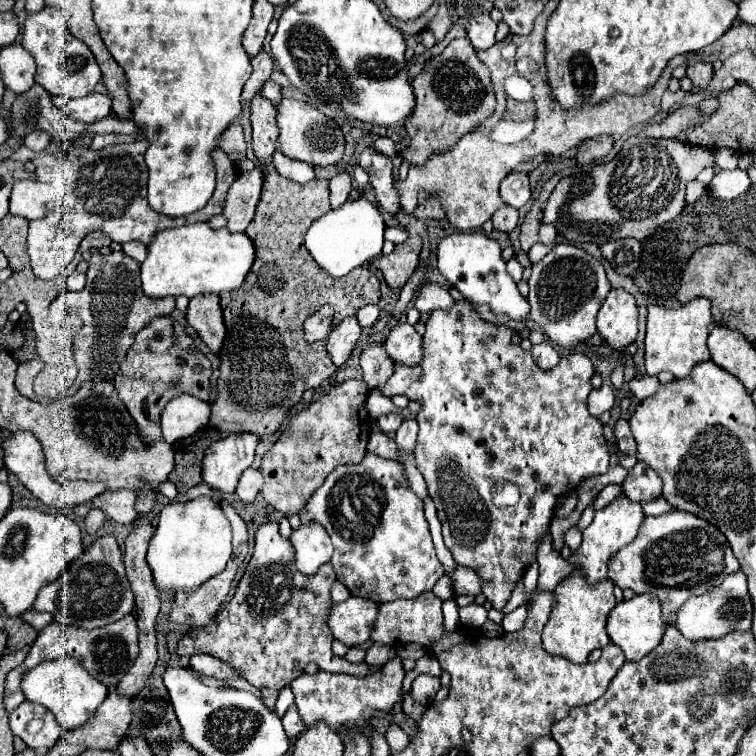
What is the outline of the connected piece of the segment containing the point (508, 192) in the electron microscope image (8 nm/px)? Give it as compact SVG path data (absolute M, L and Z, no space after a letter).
M508 173L500 183L500 199L514 209L520 209L530 199L528 175L526 173Z

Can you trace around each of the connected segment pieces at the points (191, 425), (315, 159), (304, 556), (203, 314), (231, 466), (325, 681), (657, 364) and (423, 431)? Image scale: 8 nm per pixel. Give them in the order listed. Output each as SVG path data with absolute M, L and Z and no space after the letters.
M176 395L162 411L162 439L176 443L208 425L210 403L194 395Z
M284 97L278 105L278 127L280 127L278 147L286 157L306 161L310 165L320 165L320 167L336 165L342 159L344 135L340 127L336 125L336 121L322 115L314 105L308 105L292 97Z
M320 523L300 525L292 531L290 543L296 549L296 567L306 575L316 573L318 567L328 563L332 557L330 537L324 527L320 527Z
M196 295L194 299L190 299L186 321L202 339L202 343L216 357L220 357L220 347L224 345L226 339L226 327L224 327L218 295Z
M232 433L212 443L202 461L204 483L222 493L234 493L242 471L254 461L256 443L258 435L254 433Z
M394 657L384 663L382 673L368 675L368 677L350 677L350 675L336 675L336 673L324 673L318 671L314 675L302 673L294 683L294 697L296 707L300 711L302 721L310 727L318 721L326 721L334 731L350 729L350 727L362 727L372 719L372 713L376 709L392 709L396 701L400 701L400 689L402 679L406 671L402 667L402 659Z
M704 297L692 299L680 309L666 309L660 305L648 305L648 323L646 323L646 373L658 375L662 371L674 373L678 379L684 379L692 373L696 363L708 361L710 351L706 347L706 337L714 327L710 315L710 301Z
M454 301L454 305L446 311L444 309L430 311L430 317L426 321L426 333L424 333L424 359L412 367L406 367L404 363L396 363L392 377L378 387L378 391L384 397L405 395L408 399L422 403L422 409L416 417L419 425L418 443L416 443L416 451L414 451L416 469L424 475L426 485L428 485L428 493L436 503L438 519L442 521L442 535L444 535L446 547L450 549L450 553L458 565L470 567L470 569L480 573L480 577L484 581L484 595L496 611L504 609L516 581L524 575L528 565L534 561L536 541L542 537L542 533L548 529L548 525L552 521L552 509L554 509L556 497L576 491L576 487L580 485L582 479L592 477L592 475L602 475L608 471L608 465L610 465L610 449L608 449L608 443L606 443L604 433L602 433L602 423L598 419L594 419L586 409L586 399L592 391L590 377L594 375L590 359L582 353L574 353L574 355L562 357L560 363L552 371L542 371L540 367L536 367L536 363L532 361L532 355L528 351L524 351L520 345L512 345L510 339L514 333L516 331L506 327L506 325L496 325L496 323L484 321L476 313L472 303Z

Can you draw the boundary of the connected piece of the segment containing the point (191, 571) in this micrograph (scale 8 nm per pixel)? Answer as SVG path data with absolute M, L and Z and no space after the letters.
M196 497L186 503L170 503L160 511L158 527L150 539L148 565L158 591L172 595L188 593L200 587L206 579L224 571L232 545L230 523L220 507L208 497Z

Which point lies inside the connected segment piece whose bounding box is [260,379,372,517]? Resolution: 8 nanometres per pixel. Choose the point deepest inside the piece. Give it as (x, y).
(334, 430)

